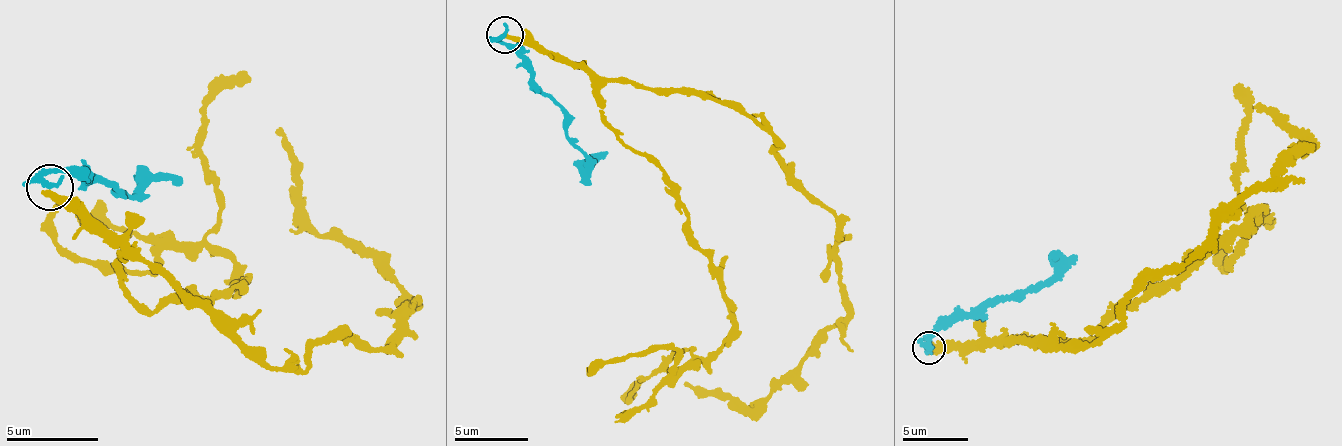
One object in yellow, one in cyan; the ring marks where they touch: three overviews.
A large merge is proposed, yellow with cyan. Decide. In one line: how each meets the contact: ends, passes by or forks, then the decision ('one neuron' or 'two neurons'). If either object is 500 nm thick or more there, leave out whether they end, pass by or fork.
yellow ends; cyan passes by; two neurons

